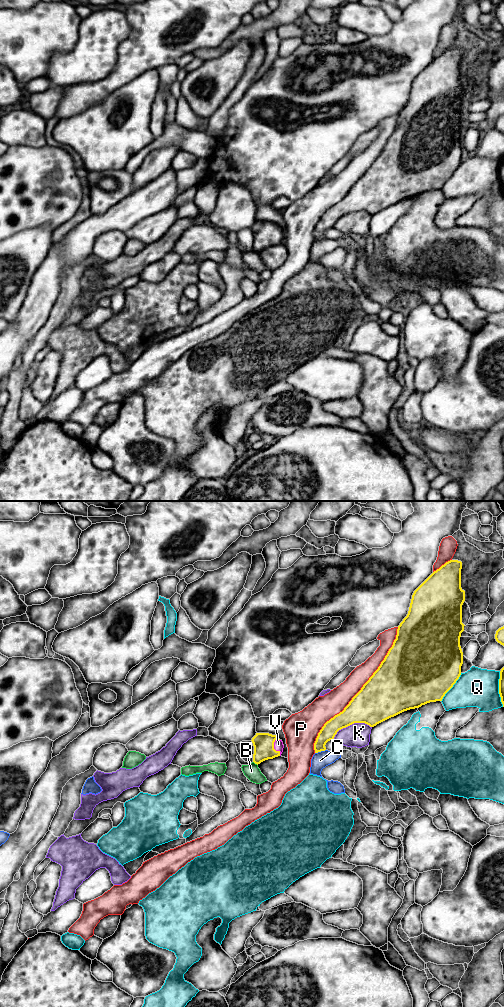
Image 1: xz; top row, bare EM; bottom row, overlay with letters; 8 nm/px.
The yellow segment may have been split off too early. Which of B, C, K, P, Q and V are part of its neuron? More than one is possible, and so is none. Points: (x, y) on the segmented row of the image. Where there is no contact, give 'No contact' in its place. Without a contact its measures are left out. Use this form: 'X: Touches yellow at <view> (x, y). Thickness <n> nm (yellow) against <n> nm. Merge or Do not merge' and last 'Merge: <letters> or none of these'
B: Touches yellow at xz (255, 763). Thickness 170 nm (yellow) against 120 nm. Do not merge
C: Touches yellow at xz (320, 751). Thickness 120 nm (yellow) against 140 nm. Do not merge
K: Touches yellow at xz (351, 724). Thickness 320 nm (yellow) against 190 nm. Do not merge
P: Touches yellow at xz (358, 692). Thickness 380 nm (yellow) against 190 nm. Do not merge
Q: Touches yellow at xz (452, 686). Thickness 500 nm (yellow) against 320 nm. Do not merge
V: Touches yellow at xz (273, 748). Thickness 170 nm (yellow) against 80 nm. Merge
Merge: V

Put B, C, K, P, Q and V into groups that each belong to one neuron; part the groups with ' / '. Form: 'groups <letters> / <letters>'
groups B / C / K / P / Q / V

